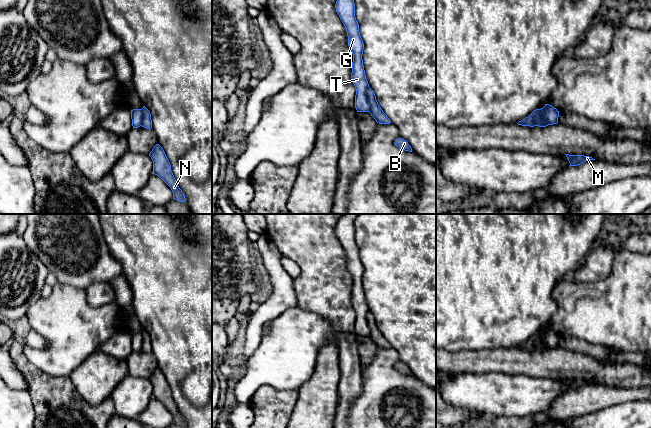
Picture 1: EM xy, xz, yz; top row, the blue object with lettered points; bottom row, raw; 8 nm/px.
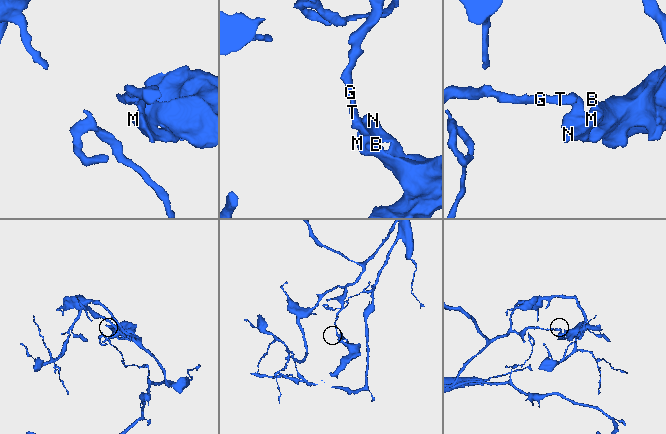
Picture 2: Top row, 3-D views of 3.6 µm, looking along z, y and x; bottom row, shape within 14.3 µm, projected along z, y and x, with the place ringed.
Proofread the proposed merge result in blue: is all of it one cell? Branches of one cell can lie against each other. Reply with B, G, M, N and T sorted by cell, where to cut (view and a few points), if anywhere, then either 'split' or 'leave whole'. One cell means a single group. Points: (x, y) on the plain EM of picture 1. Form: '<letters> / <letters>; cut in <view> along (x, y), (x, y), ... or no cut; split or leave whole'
B M N / G T; cut in yz along (547, 328), (544, 336), (538, 340), (536, 349); split

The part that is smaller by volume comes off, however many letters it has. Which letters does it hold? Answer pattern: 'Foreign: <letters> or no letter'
Foreign: B, M, N

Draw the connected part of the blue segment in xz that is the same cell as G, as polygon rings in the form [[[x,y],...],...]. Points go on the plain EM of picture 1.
[[[343,214],[339,219],[335,232],[348,260],[348,270],[353,278],[352,306],[356,313],[355,332],[357,336],[370,336],[370,328],[366,320],[369,312],[363,289],[364,267],[359,256],[359,248],[355,241],[354,220],[358,214]]]

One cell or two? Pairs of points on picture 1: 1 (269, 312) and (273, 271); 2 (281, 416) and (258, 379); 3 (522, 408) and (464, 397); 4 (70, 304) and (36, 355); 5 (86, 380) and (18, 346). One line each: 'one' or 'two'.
1: one
2: two
3: one
4: one
5: two

